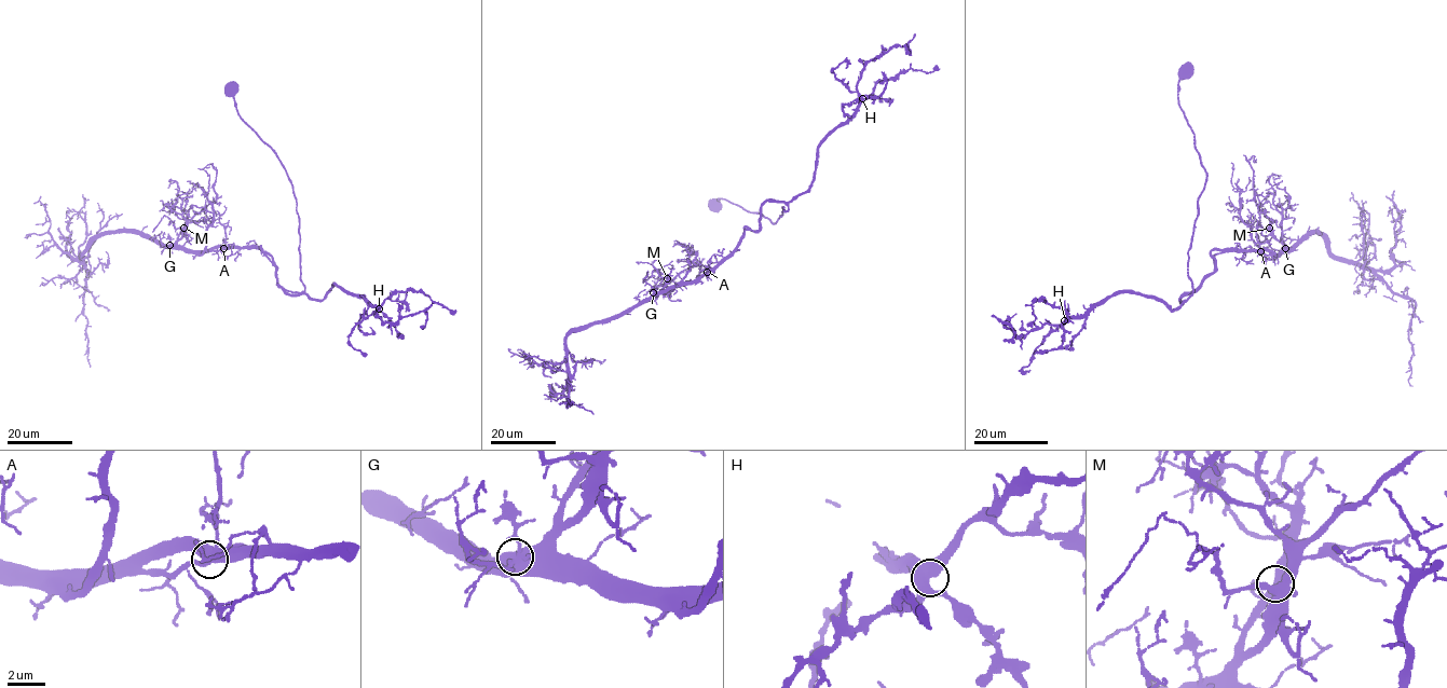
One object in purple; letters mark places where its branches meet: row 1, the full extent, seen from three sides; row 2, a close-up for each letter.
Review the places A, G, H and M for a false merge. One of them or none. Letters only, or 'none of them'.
none of them

